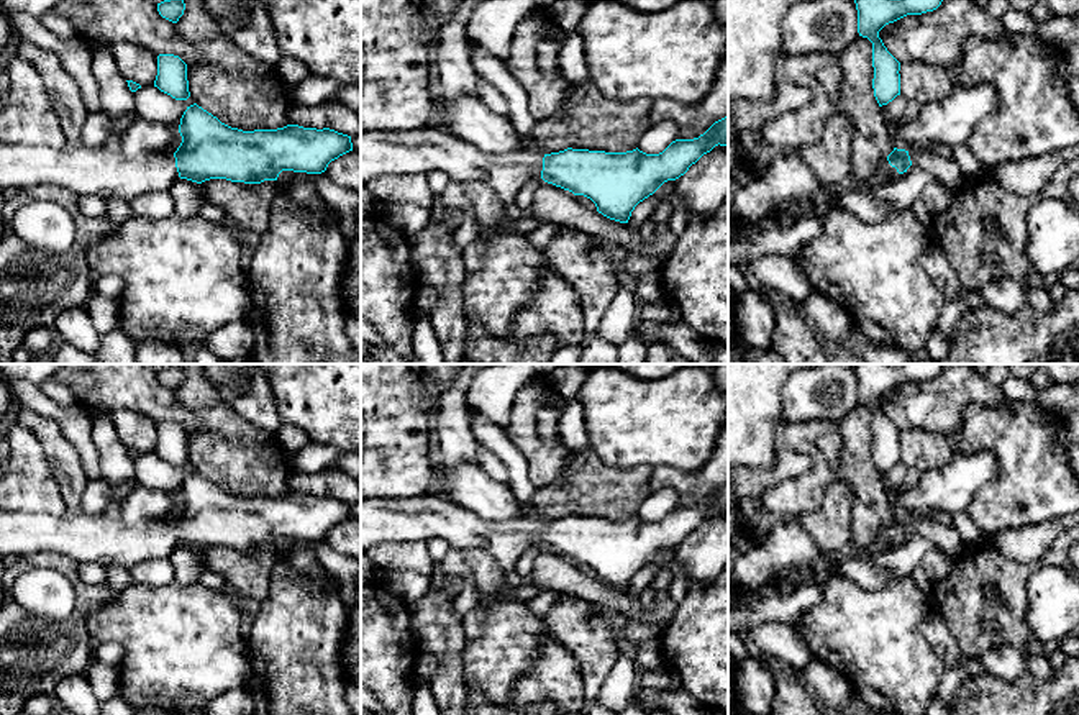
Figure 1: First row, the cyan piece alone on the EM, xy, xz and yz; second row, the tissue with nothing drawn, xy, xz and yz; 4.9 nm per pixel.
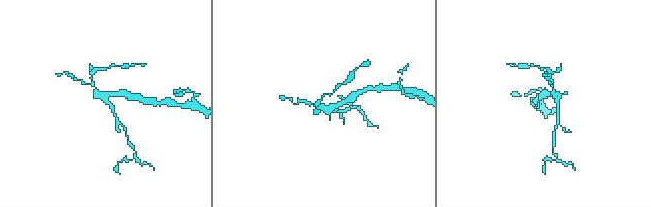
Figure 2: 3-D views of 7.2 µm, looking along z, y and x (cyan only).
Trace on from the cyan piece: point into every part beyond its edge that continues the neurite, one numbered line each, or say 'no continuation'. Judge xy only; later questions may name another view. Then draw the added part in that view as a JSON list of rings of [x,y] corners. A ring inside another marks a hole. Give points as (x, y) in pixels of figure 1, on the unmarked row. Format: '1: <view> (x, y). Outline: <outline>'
1: xy (86, 538). Outline: [[[0,510],[0,556],[56,551],[80,562],[110,559],[126,569],[167,558],[179,546],[174,520],[118,525],[108,515],[66,510],[54,517]]]

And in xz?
1: xz (418, 519). Outline: [[[433,494],[402,500],[371,499],[361,500],[361,551],[439,538],[458,551],[489,553],[507,574],[531,546],[541,544],[543,525],[530,510],[515,520],[489,523]]]

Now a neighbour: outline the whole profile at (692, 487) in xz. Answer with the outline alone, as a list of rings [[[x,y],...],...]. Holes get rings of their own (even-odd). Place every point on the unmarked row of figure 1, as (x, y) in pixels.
[[[728,426],[720,431],[713,454],[700,469],[685,472],[671,466],[654,467],[649,487],[653,492],[672,489],[679,497],[677,507],[694,507],[726,482]]]

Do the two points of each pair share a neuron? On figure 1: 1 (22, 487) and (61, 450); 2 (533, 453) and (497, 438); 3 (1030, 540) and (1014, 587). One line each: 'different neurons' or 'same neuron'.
1: different neurons
2: different neurons
3: different neurons

